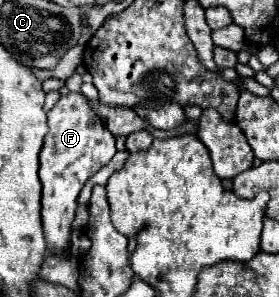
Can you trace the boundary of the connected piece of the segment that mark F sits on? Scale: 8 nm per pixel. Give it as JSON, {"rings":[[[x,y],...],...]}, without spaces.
{"rings":[[[82,94],[60,96],[56,106],[48,112],[48,134],[40,152],[40,182],[42,182],[42,230],[46,246],[54,256],[62,256],[70,246],[70,226],[76,212],[76,198],[86,180],[110,162],[116,154],[114,136],[104,122],[92,112]]]}

